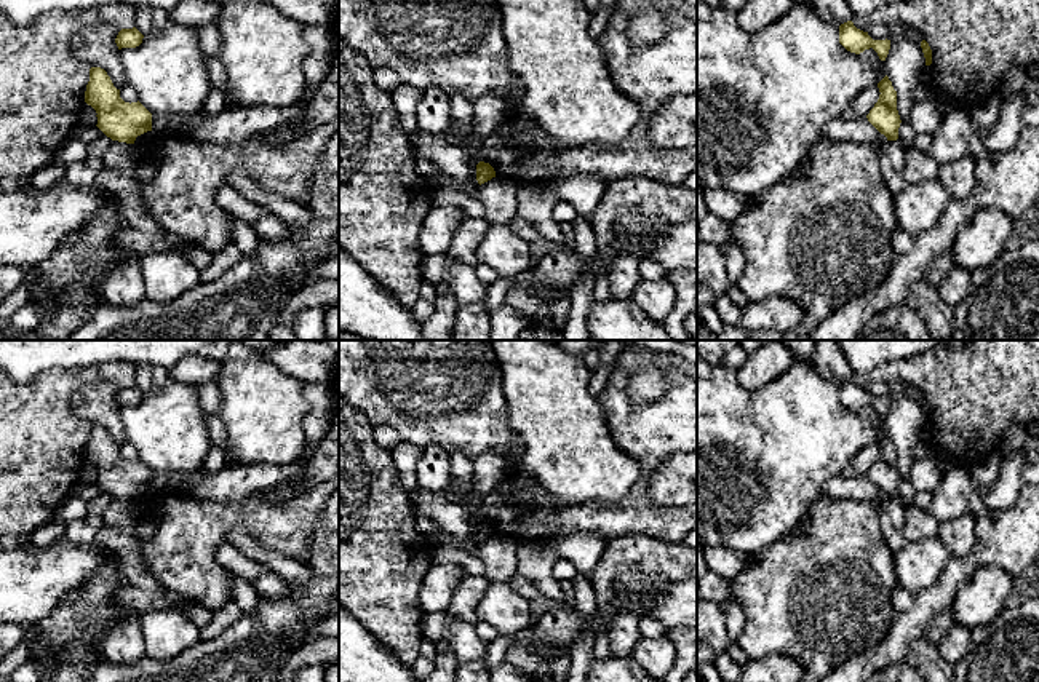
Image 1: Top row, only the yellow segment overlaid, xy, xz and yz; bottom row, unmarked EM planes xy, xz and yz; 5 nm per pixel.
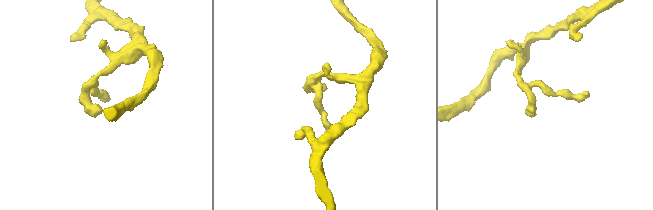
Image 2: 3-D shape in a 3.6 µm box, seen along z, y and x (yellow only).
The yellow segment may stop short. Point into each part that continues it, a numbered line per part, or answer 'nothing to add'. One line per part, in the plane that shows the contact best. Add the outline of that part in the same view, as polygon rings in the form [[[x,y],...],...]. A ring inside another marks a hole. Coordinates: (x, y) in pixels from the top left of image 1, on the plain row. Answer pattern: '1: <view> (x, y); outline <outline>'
nothing to add

